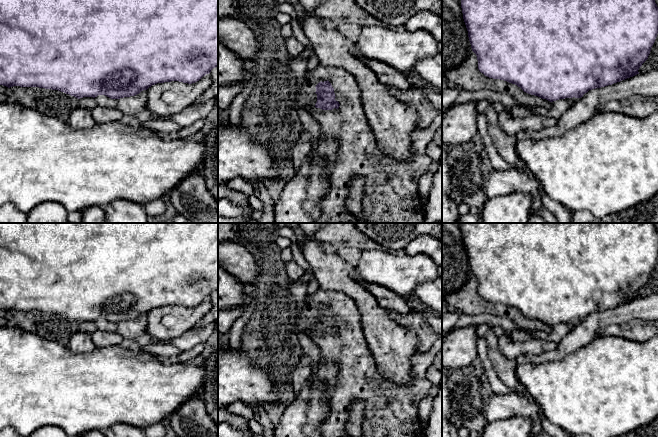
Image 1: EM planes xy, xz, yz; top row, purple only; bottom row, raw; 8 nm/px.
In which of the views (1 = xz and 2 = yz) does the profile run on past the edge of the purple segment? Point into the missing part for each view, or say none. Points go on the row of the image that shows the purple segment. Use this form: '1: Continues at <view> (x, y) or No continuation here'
1: No continuation here
2: No continuation here

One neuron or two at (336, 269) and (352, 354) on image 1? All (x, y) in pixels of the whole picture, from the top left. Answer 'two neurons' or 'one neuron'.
two neurons

